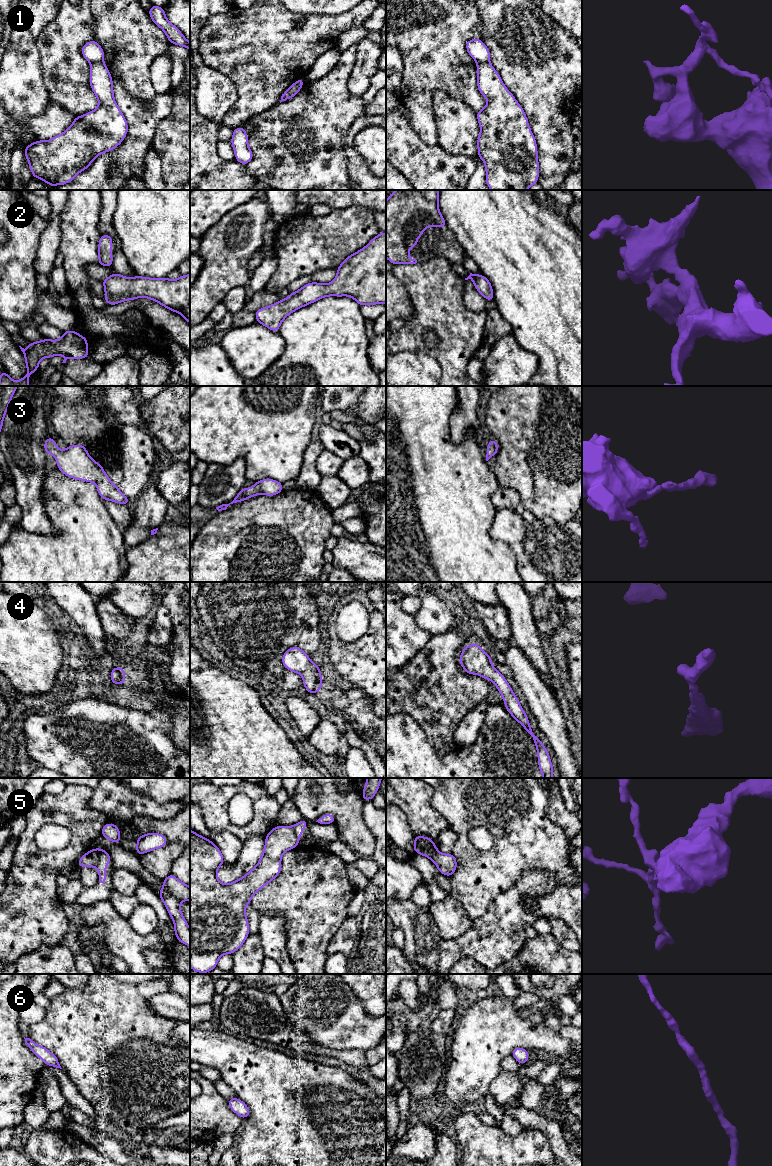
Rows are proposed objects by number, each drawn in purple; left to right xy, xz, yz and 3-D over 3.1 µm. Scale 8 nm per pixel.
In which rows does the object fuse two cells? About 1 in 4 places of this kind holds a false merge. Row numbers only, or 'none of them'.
1, 5

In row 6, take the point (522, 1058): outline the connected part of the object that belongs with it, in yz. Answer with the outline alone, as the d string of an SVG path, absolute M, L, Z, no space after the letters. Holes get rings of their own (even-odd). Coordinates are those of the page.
M517 1047L517 1048L514 1048L512 1050L512 1056L516 1059L516 1061L519 1063L519 1064L525 1064L527 1063L528 1059L529 1059L529 1051L524 1049L524 1048L521 1048L521 1047Z

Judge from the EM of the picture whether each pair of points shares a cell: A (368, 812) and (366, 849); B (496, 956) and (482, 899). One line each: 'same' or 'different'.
A: different
B: different

